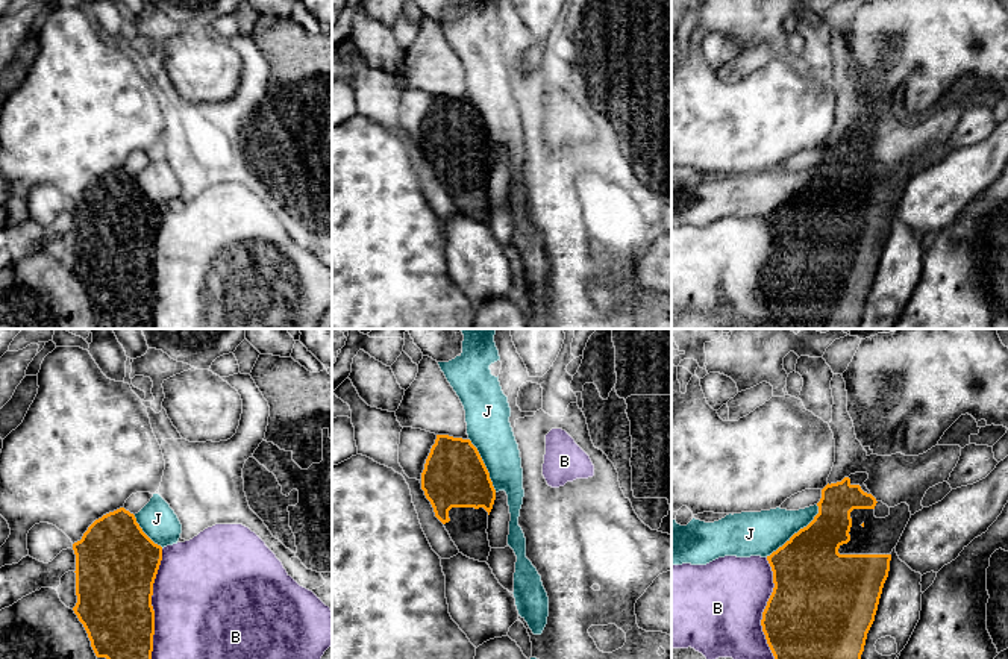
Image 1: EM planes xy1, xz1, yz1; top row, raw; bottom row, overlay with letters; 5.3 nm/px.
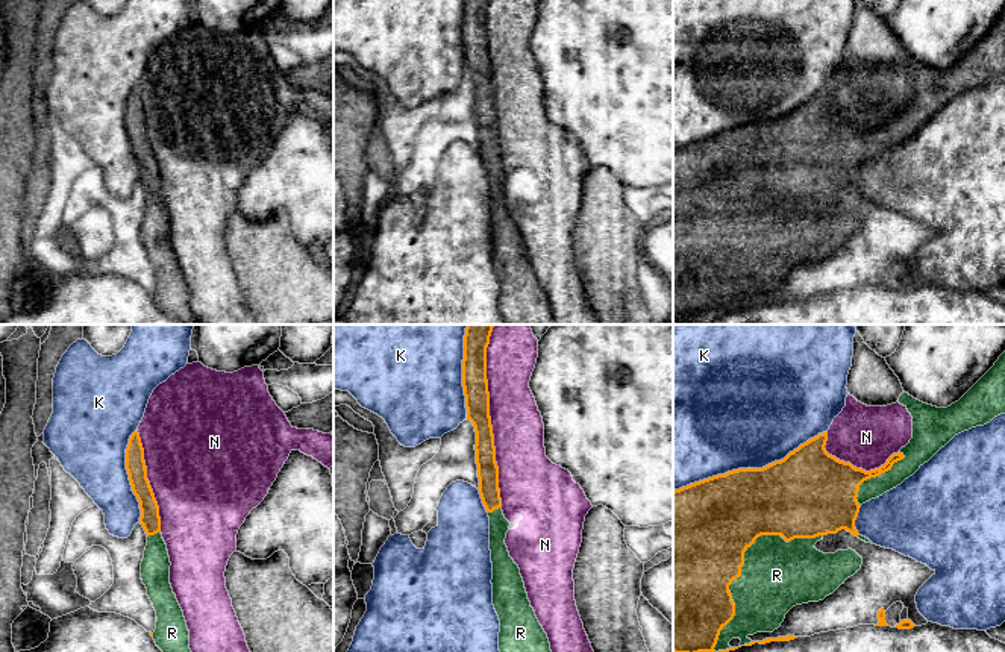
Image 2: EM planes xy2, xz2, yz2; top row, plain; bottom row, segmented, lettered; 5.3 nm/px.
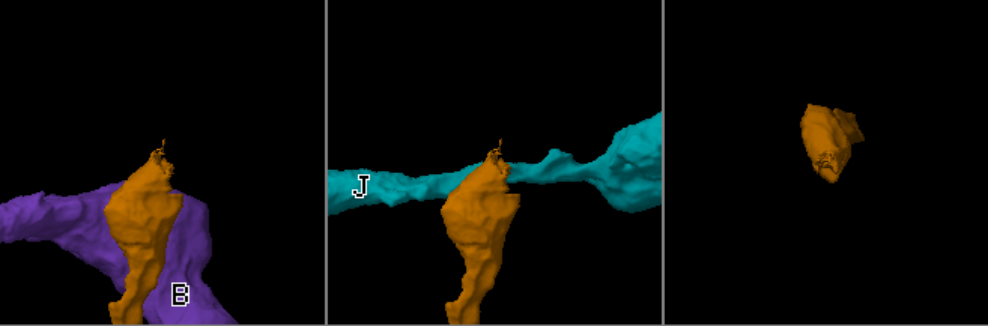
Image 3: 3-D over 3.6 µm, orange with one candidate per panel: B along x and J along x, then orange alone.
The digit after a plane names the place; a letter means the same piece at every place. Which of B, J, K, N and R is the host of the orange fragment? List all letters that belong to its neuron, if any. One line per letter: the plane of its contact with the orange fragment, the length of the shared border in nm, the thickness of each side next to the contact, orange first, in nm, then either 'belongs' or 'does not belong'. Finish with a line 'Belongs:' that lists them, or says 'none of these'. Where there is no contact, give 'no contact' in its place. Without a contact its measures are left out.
B: xy1 | 650 nm | 420/480 nm | does not belong
J: yz1 | 400 nm | 400/240 nm | does not belong
K: yz2 | 850 nm | 400/500 nm | does not belong
N: xz2 | 900 nm | 130/280 nm | does not belong
R: yz2 | 700 nm | 500/360 nm | belongs
Belongs: R

